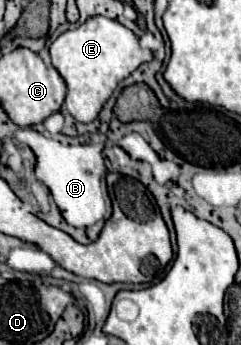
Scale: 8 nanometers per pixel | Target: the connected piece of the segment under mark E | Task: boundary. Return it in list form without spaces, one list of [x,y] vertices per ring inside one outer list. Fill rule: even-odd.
[[[90,17],[80,27],[68,29],[58,39],[54,39],[50,45],[50,57],[54,69],[60,73],[68,87],[68,113],[80,123],[90,123],[98,117],[102,105],[114,93],[116,85],[134,69],[138,69],[138,65],[152,59],[152,51],[142,49],[138,37],[116,19]]]

